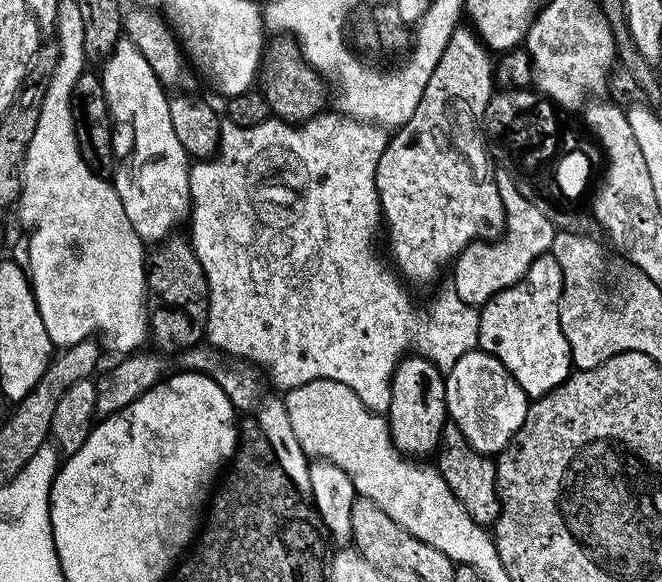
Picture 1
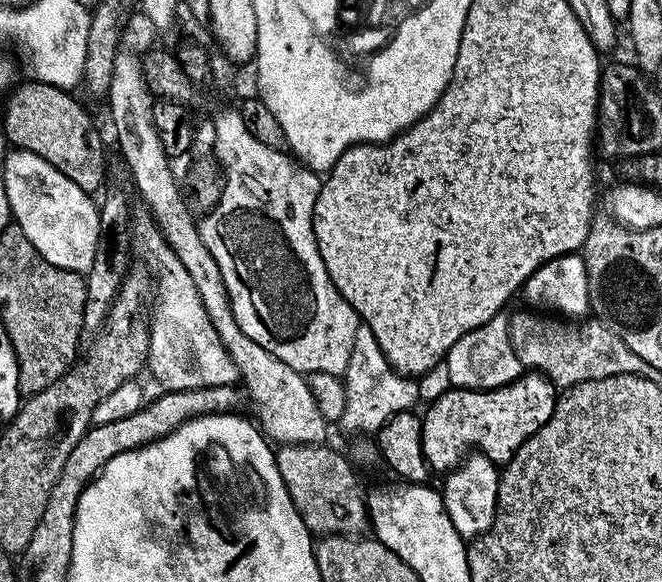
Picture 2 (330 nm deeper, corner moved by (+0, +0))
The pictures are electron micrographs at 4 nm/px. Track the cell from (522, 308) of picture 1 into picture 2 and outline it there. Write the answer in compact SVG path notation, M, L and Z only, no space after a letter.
M523 374L508 385L488 391L471 391L467 388L449 387L425 412L421 419L421 448L429 469L433 473L447 474L460 467L462 461L475 450L497 466L503 466L535 432L552 416L558 399L557 389L544 376Z

